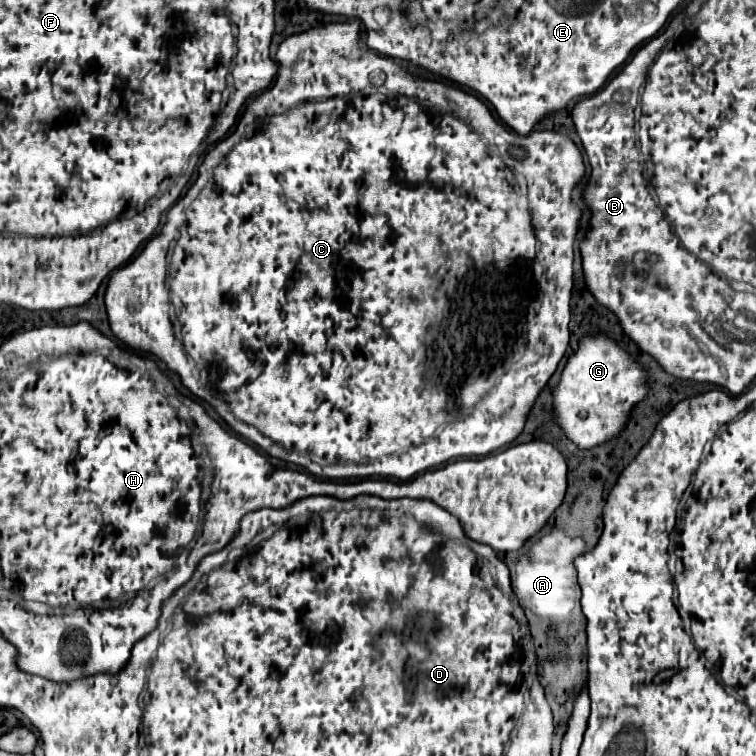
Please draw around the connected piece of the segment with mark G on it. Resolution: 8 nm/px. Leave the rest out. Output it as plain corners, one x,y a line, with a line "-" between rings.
605,335
585,337
577,353
571,355
565,365
561,383
553,393
553,409
565,435
577,447
591,449
607,439
613,439
619,429
625,427
629,409
633,409
637,401
645,399
645,393
645,373
629,353
625,353
613,339

